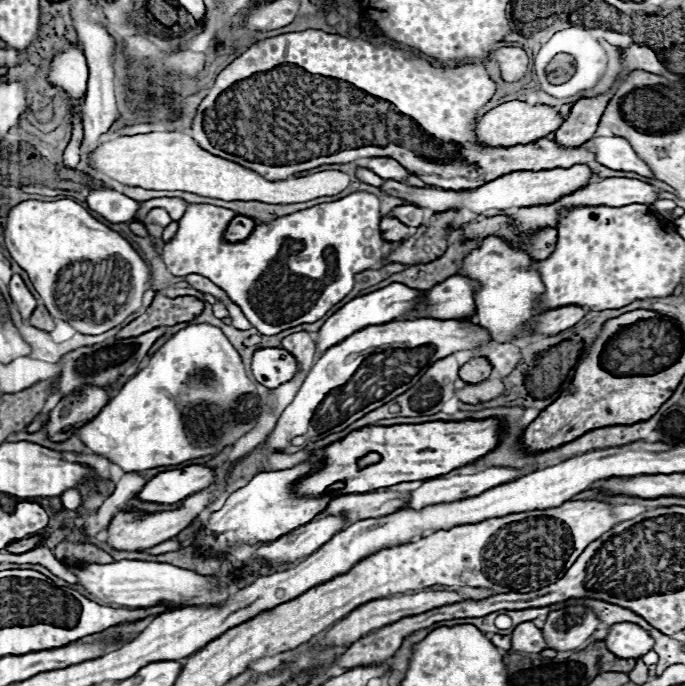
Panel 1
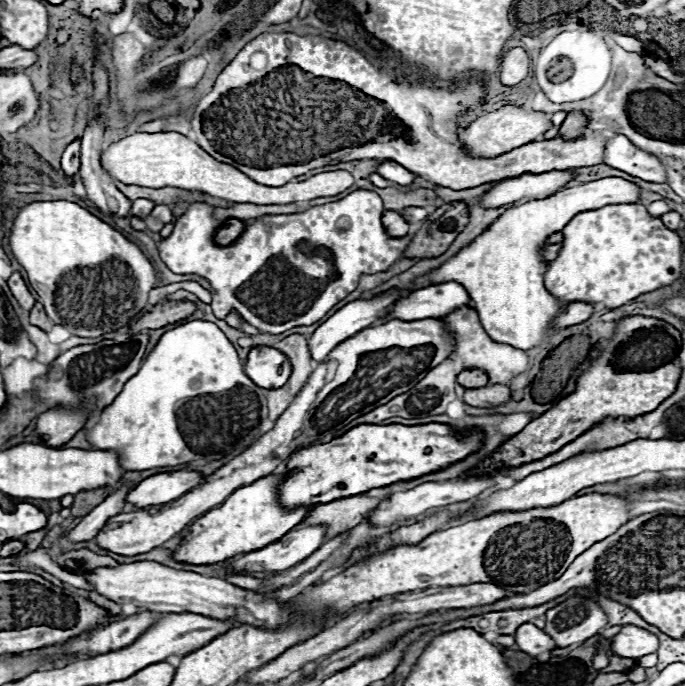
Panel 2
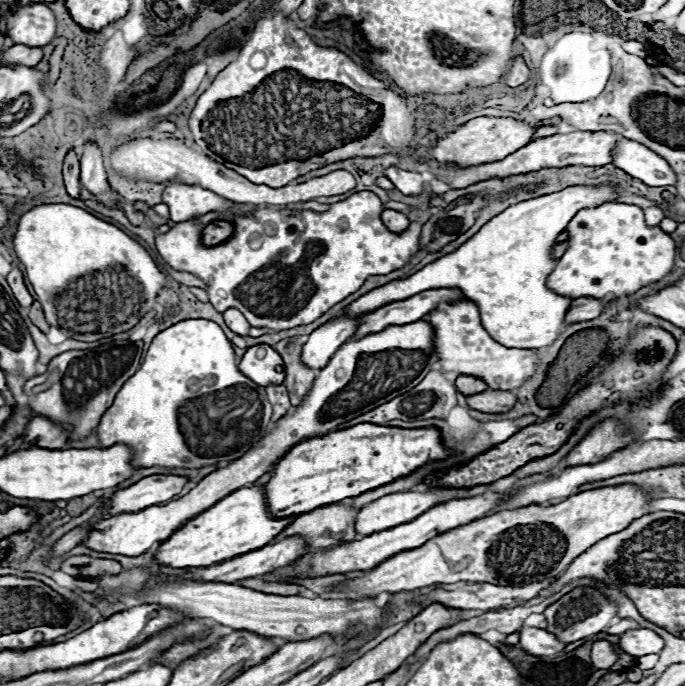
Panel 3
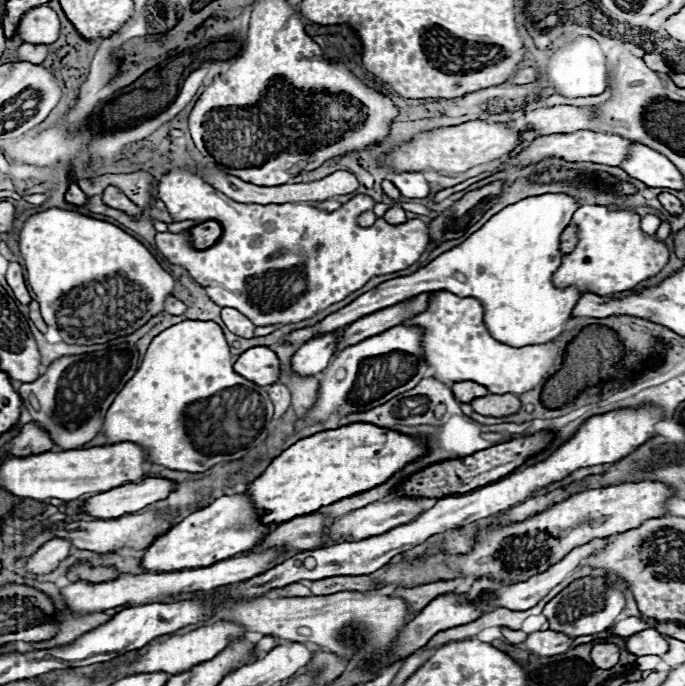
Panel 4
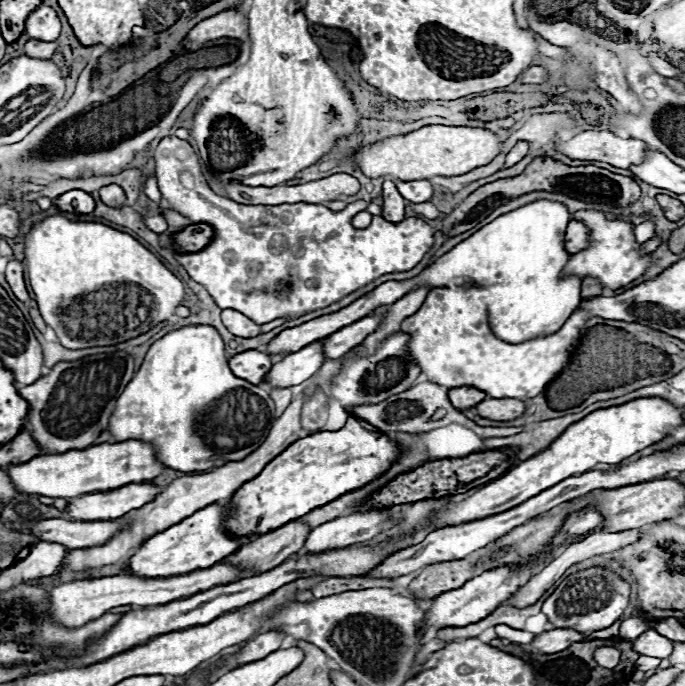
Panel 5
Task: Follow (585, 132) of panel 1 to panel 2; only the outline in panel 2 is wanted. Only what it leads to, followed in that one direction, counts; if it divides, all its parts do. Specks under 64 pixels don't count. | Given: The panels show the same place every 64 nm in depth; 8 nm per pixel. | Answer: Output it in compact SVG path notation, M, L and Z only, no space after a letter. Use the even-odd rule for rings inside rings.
M568 114L566 120L560 126L560 134L562 138L578 138L586 132L586 118L578 116L578 114Z

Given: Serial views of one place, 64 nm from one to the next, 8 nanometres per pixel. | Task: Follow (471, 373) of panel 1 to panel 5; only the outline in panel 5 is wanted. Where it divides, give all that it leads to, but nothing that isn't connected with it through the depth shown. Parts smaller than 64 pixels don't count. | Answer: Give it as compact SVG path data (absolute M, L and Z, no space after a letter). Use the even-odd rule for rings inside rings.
M460 386L460 388L452 388L448 392L448 398L450 398L450 402L452 402L454 408L460 408L460 412L464 412L464 410L476 408L476 404L480 404L480 400L484 400L486 394L480 392L480 390L476 390L476 388Z

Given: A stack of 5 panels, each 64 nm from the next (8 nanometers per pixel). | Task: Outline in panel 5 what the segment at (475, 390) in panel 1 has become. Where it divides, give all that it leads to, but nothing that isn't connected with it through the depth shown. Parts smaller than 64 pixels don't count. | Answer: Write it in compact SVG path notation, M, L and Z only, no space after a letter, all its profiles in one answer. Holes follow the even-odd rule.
M486 398L476 406L476 412L482 418L496 420L496 422L510 422L516 420L524 414L526 404L522 400L496 400L496 398Z

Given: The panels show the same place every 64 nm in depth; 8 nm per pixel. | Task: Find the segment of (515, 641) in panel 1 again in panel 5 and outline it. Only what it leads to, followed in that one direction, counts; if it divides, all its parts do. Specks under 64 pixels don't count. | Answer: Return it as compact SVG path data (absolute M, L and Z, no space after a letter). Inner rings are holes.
M554 628L548 632L542 632L534 638L532 646L542 652L542 654L556 654L572 646L574 642L584 642L588 640L588 634L582 632L572 632L570 628Z

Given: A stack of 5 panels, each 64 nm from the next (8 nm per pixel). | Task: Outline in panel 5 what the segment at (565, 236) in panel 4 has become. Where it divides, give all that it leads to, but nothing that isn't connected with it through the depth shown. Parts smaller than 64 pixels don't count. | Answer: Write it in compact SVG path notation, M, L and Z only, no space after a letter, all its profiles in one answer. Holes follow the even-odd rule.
M570 220L568 230L566 230L566 250L570 254L576 254L584 248L588 248L590 244L590 228L578 220Z

